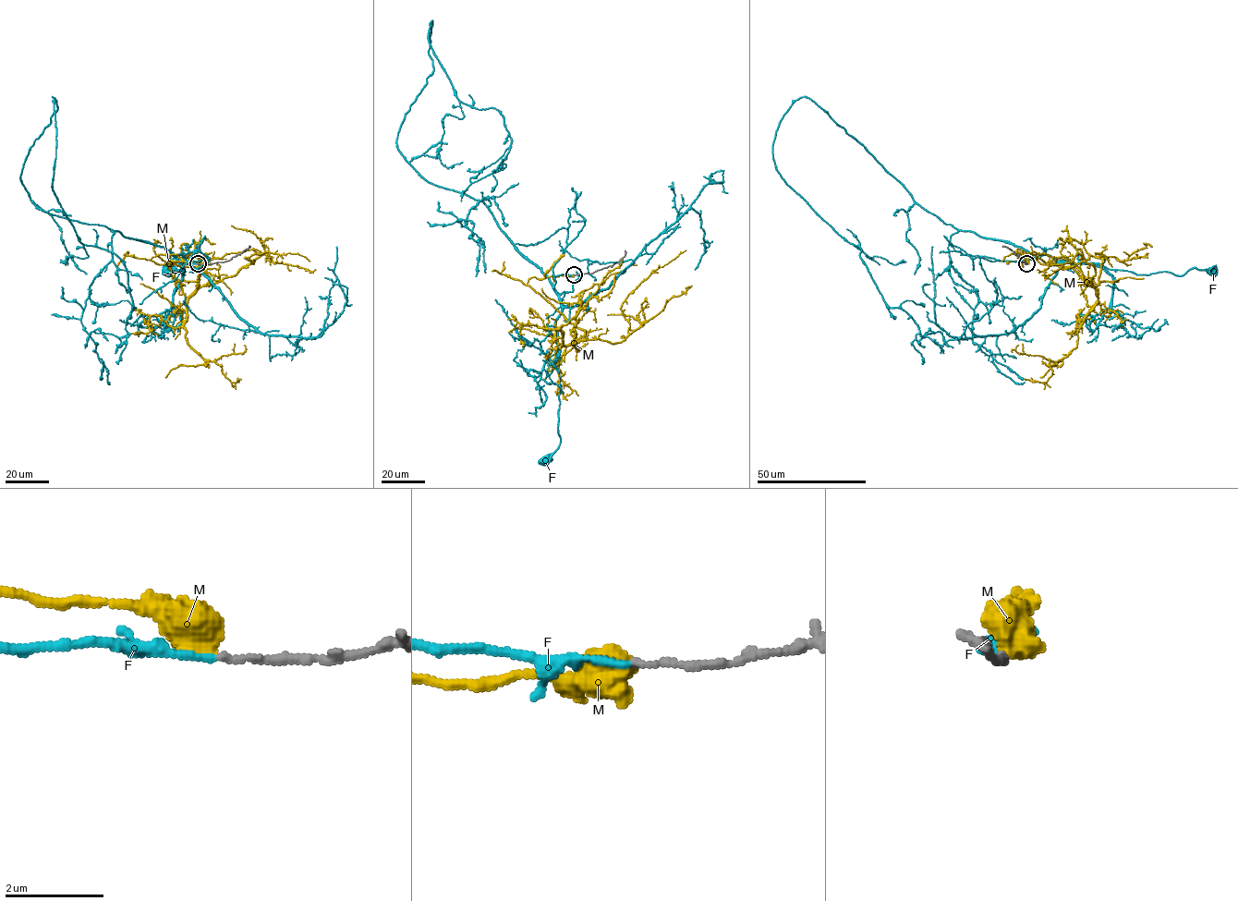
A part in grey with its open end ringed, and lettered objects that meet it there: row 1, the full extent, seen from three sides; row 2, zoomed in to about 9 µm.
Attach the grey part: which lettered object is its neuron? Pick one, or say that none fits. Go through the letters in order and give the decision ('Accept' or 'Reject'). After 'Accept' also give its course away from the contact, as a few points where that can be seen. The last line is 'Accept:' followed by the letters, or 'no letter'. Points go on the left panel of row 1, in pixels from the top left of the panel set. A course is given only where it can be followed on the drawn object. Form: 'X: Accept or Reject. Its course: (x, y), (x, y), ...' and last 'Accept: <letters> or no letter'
F: Accept. Its course: (198, 263), (186, 263), (179, 255), (185, 261), (179, 263), (185, 274), (184, 268), (167, 271)
M: Reject
Accept: F

